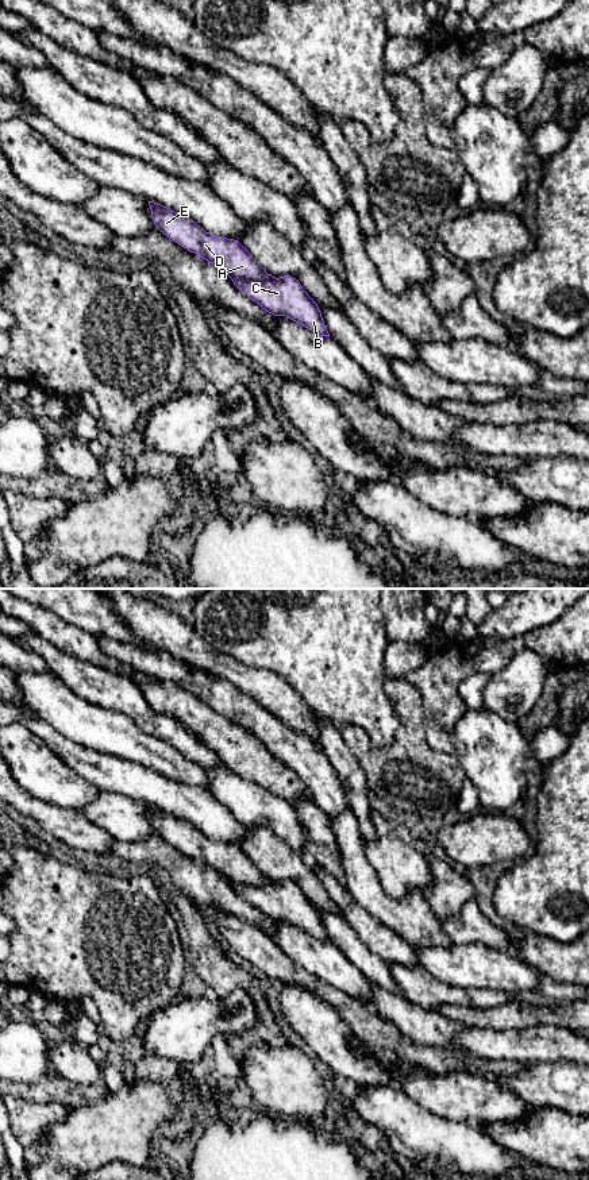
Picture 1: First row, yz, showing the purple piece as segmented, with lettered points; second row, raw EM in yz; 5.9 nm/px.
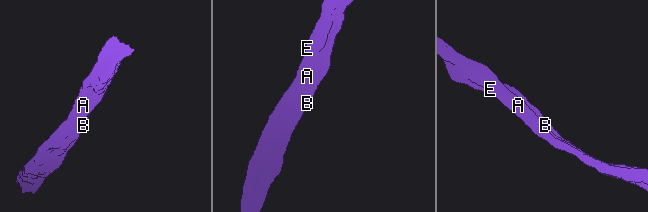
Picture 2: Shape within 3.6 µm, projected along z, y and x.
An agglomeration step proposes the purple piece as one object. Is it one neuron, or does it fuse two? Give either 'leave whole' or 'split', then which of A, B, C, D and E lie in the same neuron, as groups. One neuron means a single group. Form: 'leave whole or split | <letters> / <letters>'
split | A D E / B C

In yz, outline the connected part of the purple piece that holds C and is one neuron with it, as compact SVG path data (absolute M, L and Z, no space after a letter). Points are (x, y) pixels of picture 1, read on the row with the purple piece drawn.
M267 274L261 281L231 279L240 292L266 312L274 316L285 316L319 336L330 336L317 304L296 278L290 275L276 278Z

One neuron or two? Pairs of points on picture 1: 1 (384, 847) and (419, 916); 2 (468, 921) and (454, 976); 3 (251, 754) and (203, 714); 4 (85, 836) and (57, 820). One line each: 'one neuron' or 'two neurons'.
1: two neurons
2: two neurons
3: one neuron
4: one neuron

